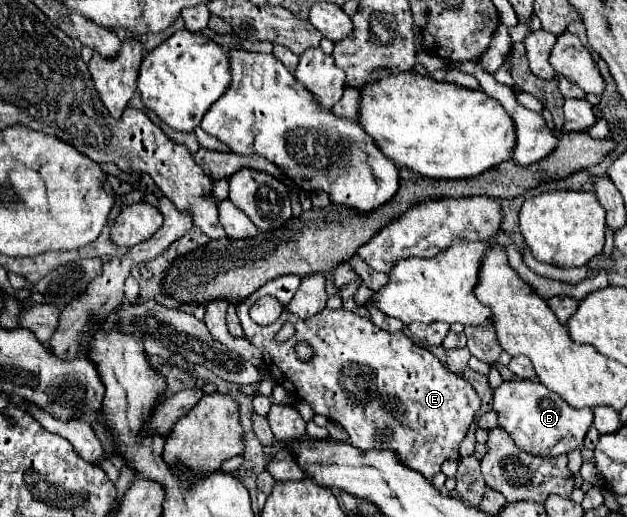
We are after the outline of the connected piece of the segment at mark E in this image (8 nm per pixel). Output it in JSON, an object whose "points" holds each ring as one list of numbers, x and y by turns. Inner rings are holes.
{"points":[[297,275,277,277,265,283,261,289,257,289,253,295,249,295,241,305,237,305,237,315,247,341,251,341,263,353,263,361,269,367,271,375,277,379,277,383,283,385,285,391,291,393,295,399,309,403,317,415,325,415,327,419,343,425,343,429,351,437,351,443,357,445,359,449,363,451,393,449,399,455,401,463,423,473,423,477,427,479,431,479,441,471,443,461,459,459,459,443,463,441,469,425,477,417,481,399,477,397,477,393,473,393,473,387,463,377,451,373,433,353,415,345,403,331,387,333,379,329,371,319,363,319,357,313,345,309,335,309,335,311,323,309,321,313,309,319,301,319,285,309,275,323,265,327,251,321,249,309,257,299,261,299,263,295,273,295,283,307,287,307,299,287,299,281,301,277],[285,321,291,321,297,331,289,341,277,345,275,333,281,329],[297,343,307,343,313,349,309,361,301,361,295,355]]}

